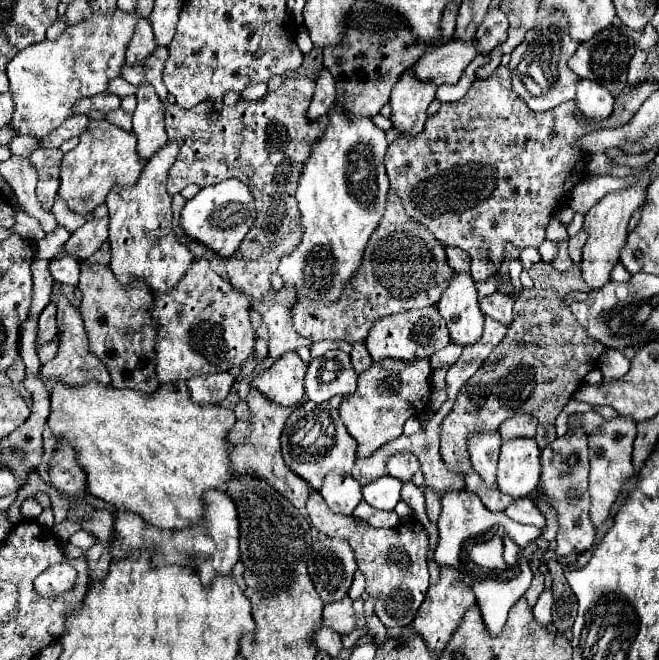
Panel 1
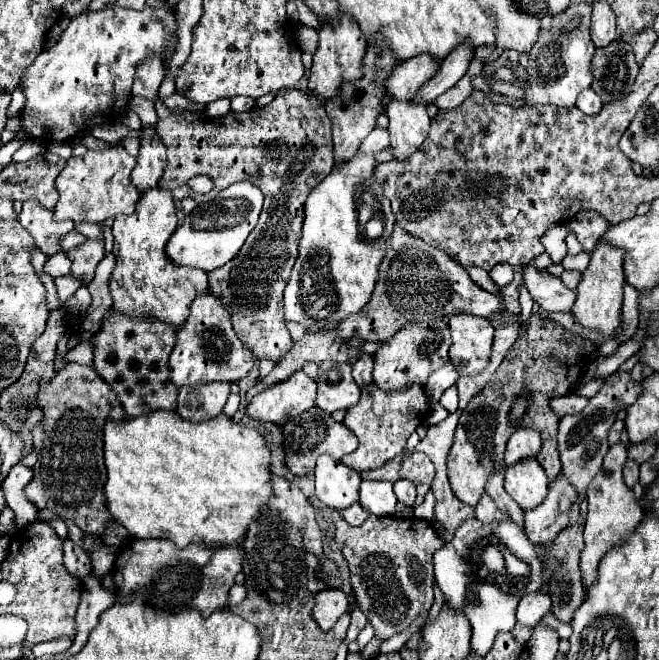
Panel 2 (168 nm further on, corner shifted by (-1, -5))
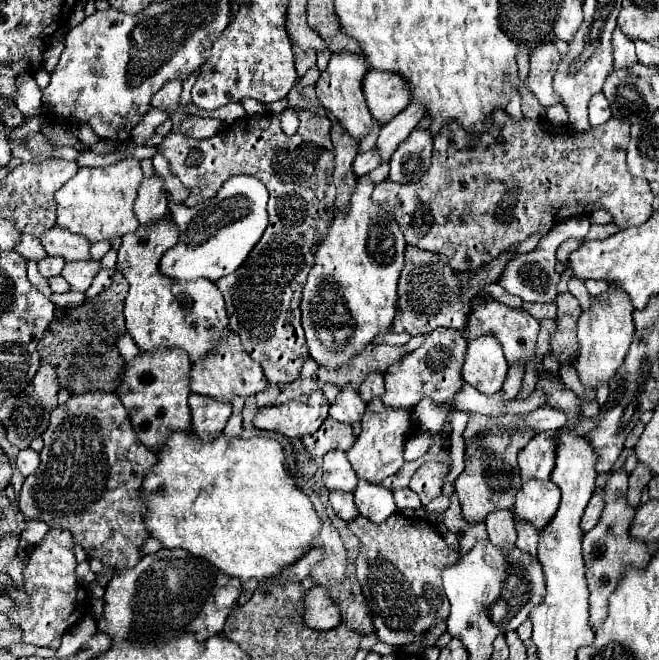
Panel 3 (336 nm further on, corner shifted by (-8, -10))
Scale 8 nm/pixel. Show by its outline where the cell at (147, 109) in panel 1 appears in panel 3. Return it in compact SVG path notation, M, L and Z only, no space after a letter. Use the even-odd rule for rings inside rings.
M156 174L142 180L138 198L134 202L134 214L140 222L140 228L154 224L158 218L164 218L168 214L168 196L162 180Z

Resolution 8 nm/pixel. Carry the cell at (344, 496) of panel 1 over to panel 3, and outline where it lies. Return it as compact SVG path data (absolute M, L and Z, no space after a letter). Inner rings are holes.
M330 450L322 460L322 480L326 488L340 488L346 492L352 492L356 488L356 472L352 470L346 452L342 450Z

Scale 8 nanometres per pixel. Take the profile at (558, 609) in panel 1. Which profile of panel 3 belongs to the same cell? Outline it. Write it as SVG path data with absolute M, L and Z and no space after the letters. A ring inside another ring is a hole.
M598 488L598 490L594 492L594 496L592 496L592 500L590 500L584 516L582 516L582 530L584 530L584 532L588 532L590 528L596 526L602 510L604 510L604 488Z

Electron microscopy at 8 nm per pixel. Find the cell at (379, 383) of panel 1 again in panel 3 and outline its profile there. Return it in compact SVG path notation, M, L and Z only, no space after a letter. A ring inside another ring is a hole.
M372 398L366 404L366 412L362 418L362 432L356 438L354 446L346 452L358 478L378 484L386 476L396 474L404 464L402 448L404 448L404 440L412 434L412 430L414 426L410 422L410 410L394 410L394 408L384 406L380 398Z

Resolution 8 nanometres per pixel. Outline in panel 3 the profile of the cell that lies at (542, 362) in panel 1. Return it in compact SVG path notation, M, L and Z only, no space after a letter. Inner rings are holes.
M492 432L492 436L480 436L480 440L472 440L472 444L466 446L466 468L456 480L456 494L466 522L484 522L490 512L510 510L514 506L514 498L522 486L516 456L530 438L534 438L534 432L504 432L504 436Z

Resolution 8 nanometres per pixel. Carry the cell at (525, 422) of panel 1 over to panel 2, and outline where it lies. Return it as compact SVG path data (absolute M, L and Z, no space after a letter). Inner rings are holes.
M517 429L505 447L505 463L513 465L525 457L535 457L541 449L541 437L535 429Z

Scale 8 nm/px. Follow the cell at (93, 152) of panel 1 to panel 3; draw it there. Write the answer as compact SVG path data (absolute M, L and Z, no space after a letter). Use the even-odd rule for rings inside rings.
M120 160L102 168L80 168L74 178L70 178L56 194L56 226L66 228L74 234L86 236L90 242L114 240L122 238L128 232L138 230L136 214L132 212L132 204L138 196L138 188L142 182L140 162Z

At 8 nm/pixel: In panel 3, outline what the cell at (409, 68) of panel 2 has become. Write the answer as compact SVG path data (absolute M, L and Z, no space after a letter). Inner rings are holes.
M368 68L362 80L362 92L372 118L376 118L380 124L390 122L410 104L408 86L392 72Z

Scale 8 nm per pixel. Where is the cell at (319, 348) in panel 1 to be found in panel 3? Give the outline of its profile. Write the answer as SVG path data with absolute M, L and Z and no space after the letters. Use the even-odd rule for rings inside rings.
M388 333L386 335L378 335L374 340L374 344L389 344L391 346L404 345L410 340L410 338L411 336L408 333Z

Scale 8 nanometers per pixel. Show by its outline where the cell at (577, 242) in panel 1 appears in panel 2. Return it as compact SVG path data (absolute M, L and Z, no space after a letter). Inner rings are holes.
M581 211L569 221L569 225L585 253L591 253L603 233L609 229L609 223L597 211Z

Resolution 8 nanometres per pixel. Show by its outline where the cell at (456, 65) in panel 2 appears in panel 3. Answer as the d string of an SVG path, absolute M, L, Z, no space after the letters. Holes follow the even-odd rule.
M410 104L406 110L402 110L396 118L392 118L388 124L380 128L376 150L380 152L380 162L390 162L394 150L398 144L414 130L414 126L424 118L424 108L420 104Z

